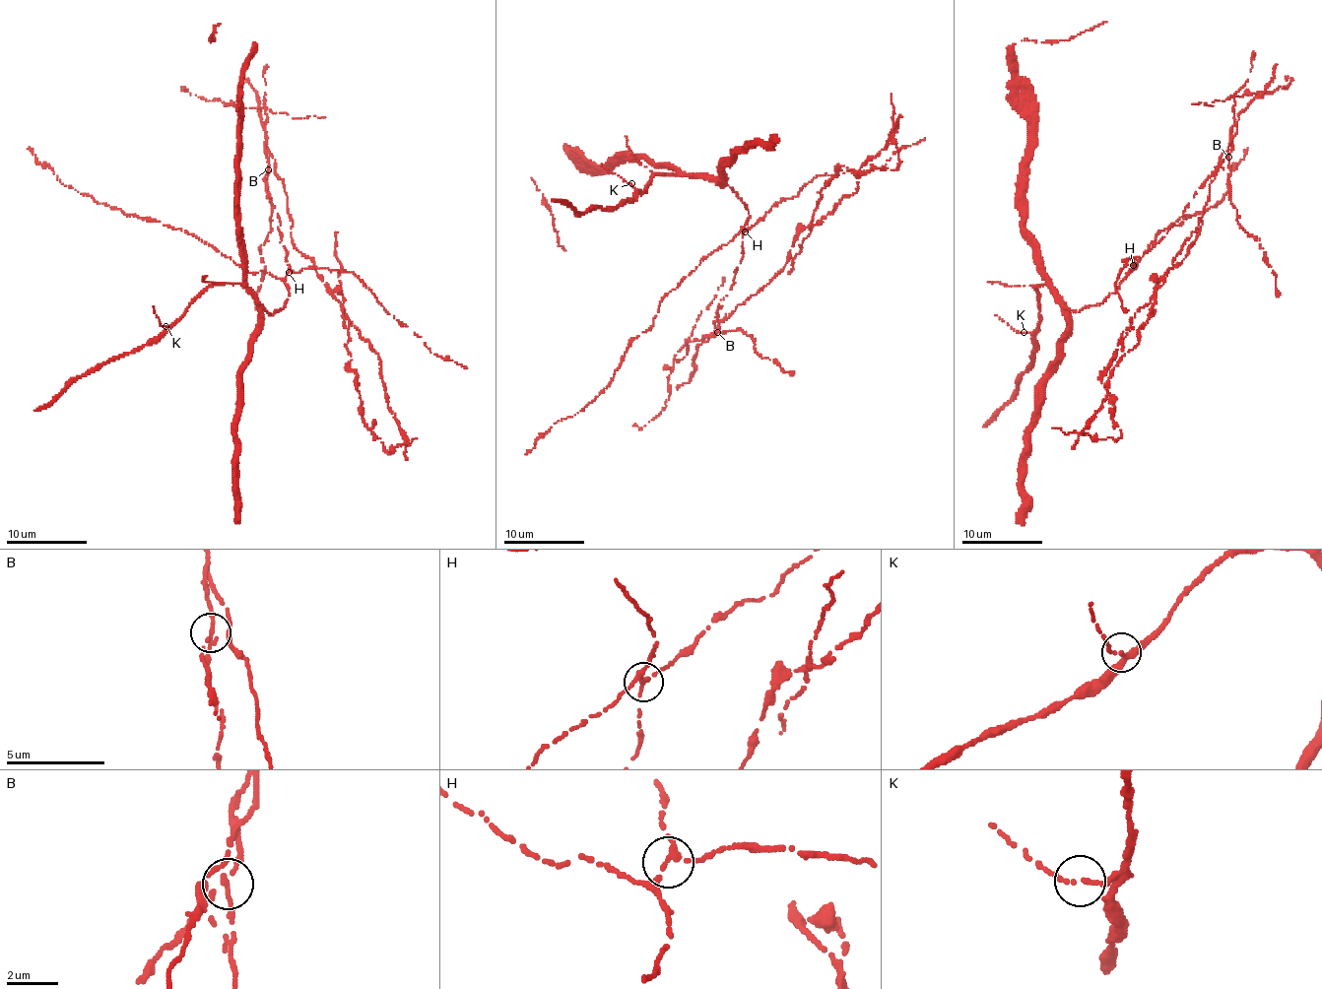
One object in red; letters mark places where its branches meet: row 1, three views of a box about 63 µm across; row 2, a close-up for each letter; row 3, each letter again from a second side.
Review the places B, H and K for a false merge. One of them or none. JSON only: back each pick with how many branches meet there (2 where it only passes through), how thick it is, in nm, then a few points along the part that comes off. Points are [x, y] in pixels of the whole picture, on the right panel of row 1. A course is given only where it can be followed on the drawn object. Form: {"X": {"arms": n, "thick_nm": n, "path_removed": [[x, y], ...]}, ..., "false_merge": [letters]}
{"B": {"arms": 3, "thick_nm": 140, "path_removed": [[1228, 158], [1229, 143], [1197, 236], [1081, 432], [1118, 439], [1120, 429]]}, "false_merge": ["B"]}

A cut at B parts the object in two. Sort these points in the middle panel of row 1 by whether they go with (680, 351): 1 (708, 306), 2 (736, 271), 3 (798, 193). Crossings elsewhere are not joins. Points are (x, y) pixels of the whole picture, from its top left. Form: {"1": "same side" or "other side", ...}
{"1": "same side", "2": "other side", "3": "other side"}

